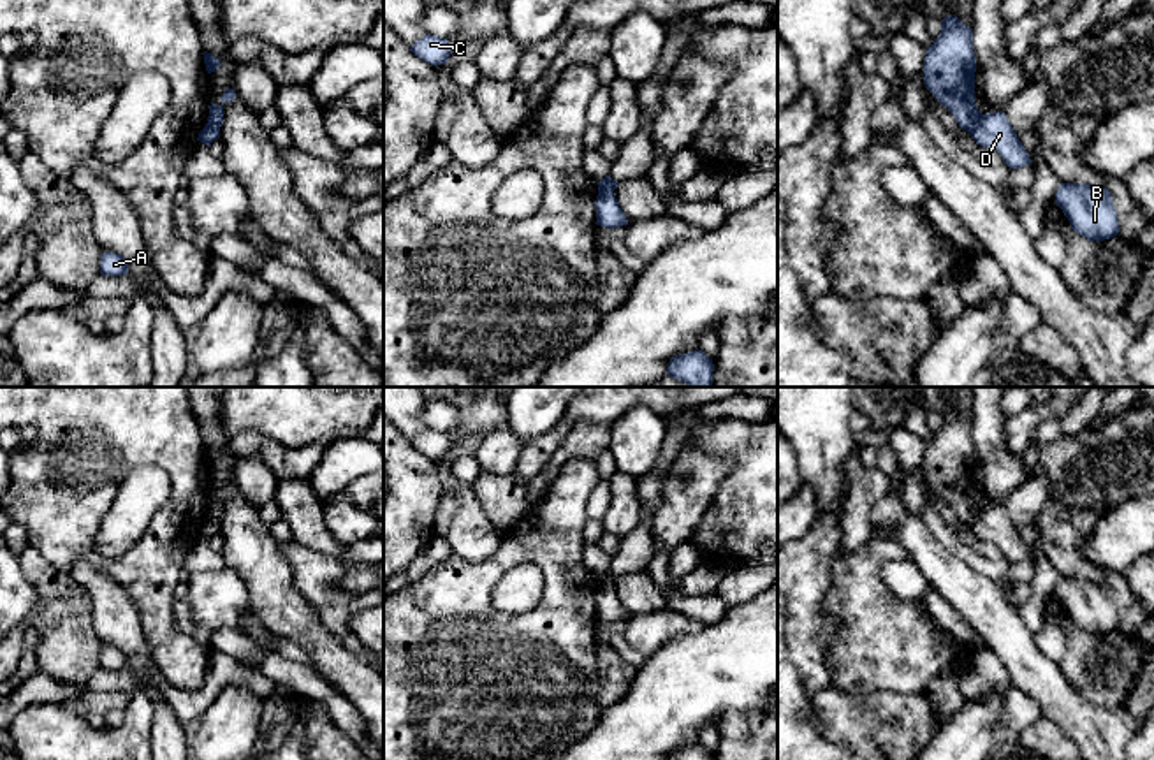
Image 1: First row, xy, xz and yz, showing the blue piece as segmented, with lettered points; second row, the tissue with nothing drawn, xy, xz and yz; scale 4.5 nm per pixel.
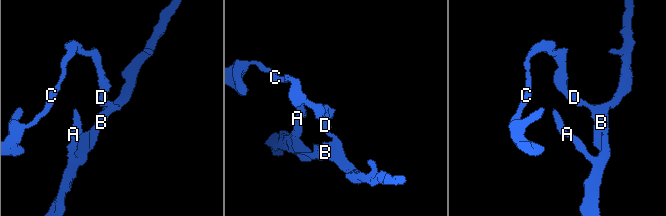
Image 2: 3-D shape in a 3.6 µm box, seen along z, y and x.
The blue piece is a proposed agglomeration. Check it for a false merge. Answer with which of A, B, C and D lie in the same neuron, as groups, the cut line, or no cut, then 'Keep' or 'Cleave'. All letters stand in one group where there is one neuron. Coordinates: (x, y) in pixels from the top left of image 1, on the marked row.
Groups: A B D / C. Split along yz (982, 115), (968, 131). Cleave

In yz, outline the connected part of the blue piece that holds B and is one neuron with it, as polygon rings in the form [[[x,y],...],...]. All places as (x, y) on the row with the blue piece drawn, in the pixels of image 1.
[[[1061,183],[1055,202],[1071,229],[1089,241],[1105,241],[1119,234],[1117,211],[1108,188],[1085,183]]]

